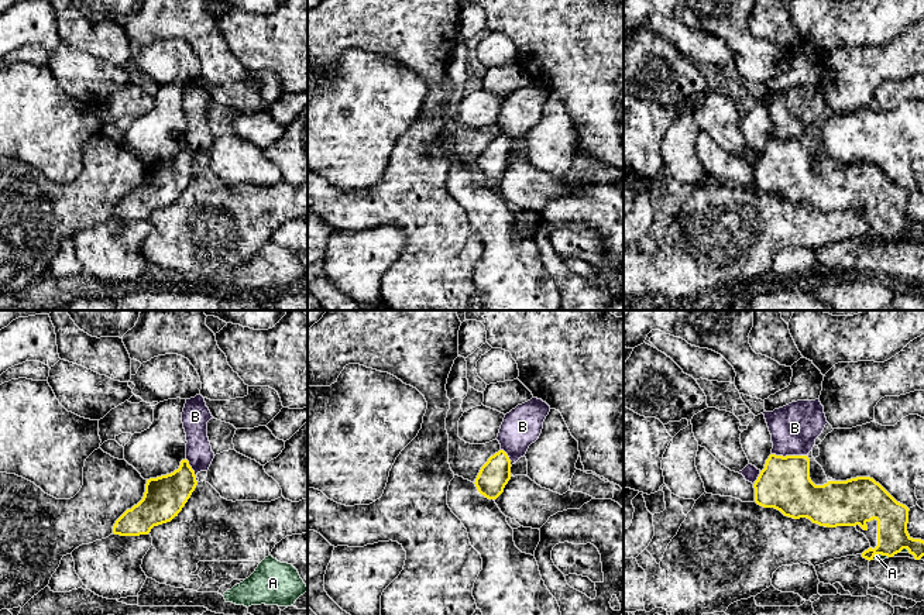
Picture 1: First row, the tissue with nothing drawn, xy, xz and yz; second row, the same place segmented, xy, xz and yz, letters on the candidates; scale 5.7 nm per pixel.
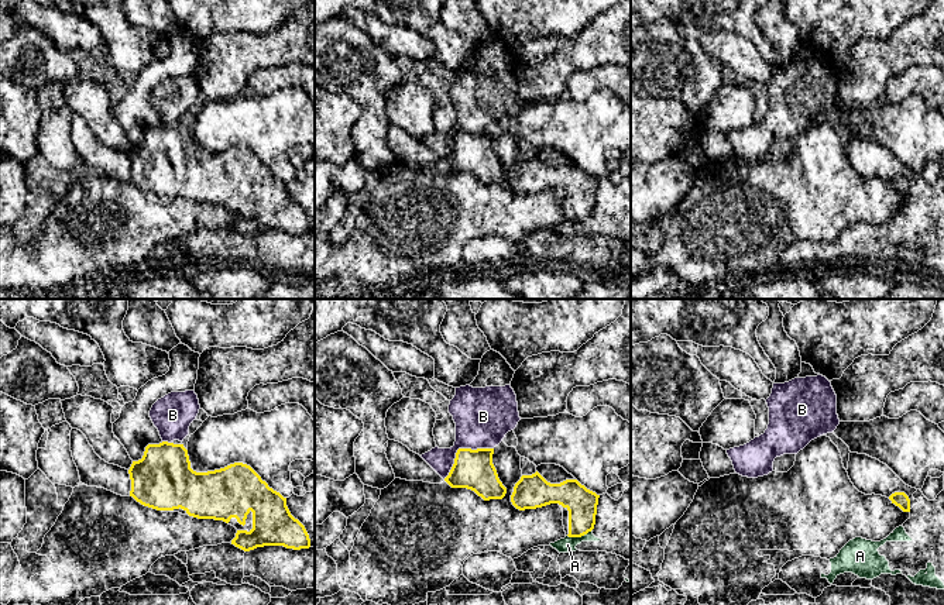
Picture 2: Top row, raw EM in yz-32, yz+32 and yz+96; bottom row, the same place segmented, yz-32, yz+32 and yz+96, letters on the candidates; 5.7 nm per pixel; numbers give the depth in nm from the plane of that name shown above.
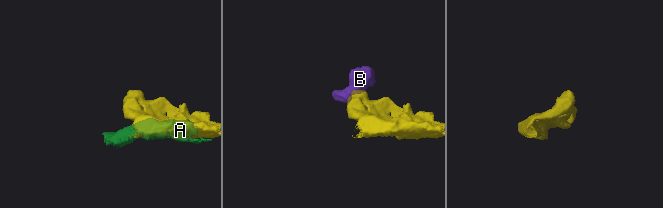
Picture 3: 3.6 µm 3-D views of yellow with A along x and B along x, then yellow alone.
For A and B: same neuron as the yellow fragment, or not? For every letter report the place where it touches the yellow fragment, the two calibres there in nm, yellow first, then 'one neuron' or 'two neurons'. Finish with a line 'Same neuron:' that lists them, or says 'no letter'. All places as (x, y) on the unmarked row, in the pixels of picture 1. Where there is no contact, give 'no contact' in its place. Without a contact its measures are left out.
A: meets yellow in yz at (879, 237); 180 nm thick on the yellow side, 30 nm on the other; two neurons
B: meets yellow in yz at (789, 140); 300 nm thick on the yellow side, 280 nm on the other; two neurons
Same neuron: no letter

